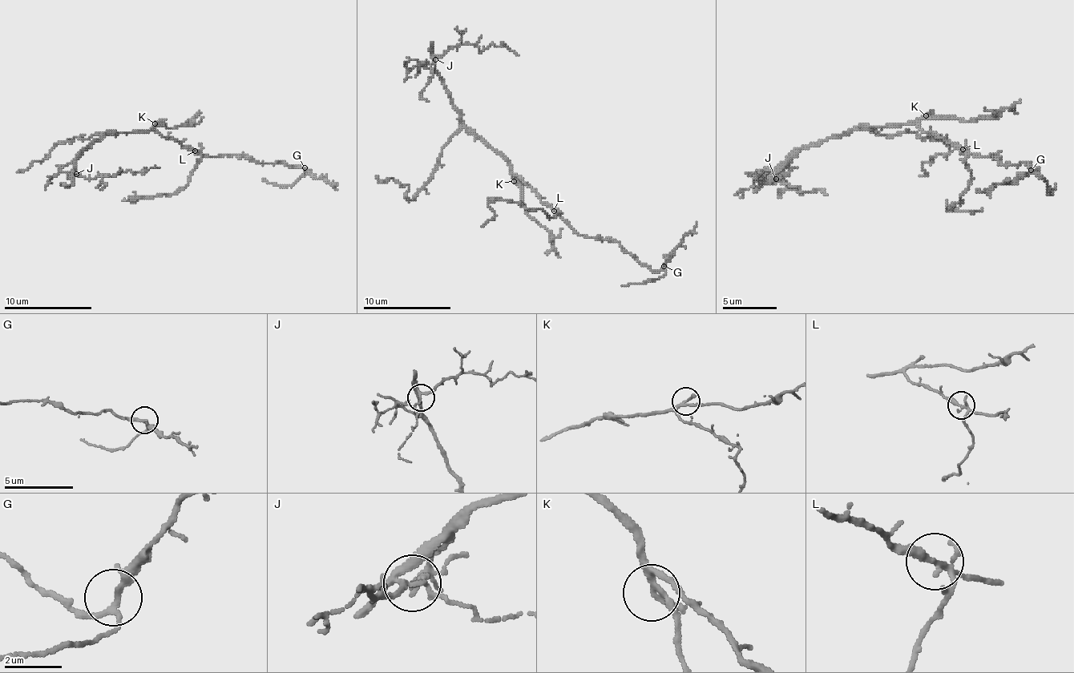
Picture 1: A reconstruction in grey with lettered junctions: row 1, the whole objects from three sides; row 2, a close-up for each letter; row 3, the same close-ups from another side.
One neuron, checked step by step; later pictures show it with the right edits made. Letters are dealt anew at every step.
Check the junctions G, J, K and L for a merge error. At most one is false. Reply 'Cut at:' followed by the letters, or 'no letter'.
Cut at: no letter

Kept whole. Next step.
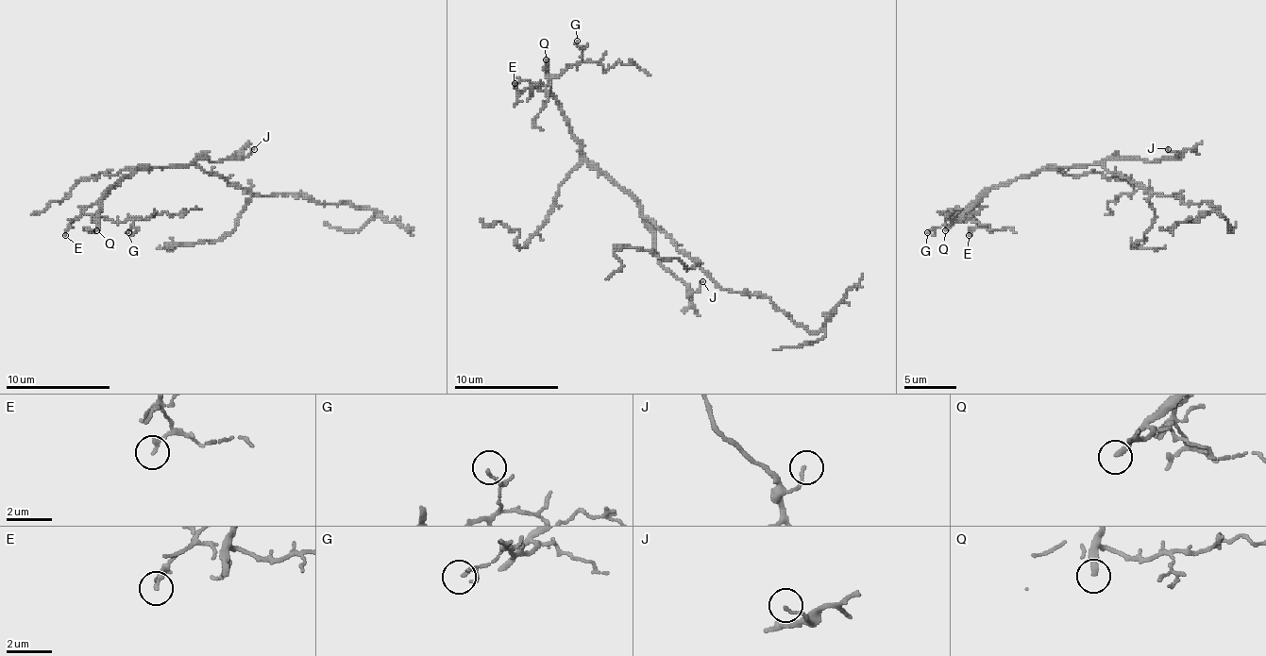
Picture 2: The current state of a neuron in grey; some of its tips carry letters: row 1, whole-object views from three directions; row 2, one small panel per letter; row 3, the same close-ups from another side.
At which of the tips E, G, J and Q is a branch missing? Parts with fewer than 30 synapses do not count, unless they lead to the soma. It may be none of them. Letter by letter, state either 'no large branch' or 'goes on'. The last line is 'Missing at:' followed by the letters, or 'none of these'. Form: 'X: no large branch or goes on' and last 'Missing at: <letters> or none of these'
E: no large branch
G: no large branch
J: no large branch
Q: goes on
Missing at: Q

